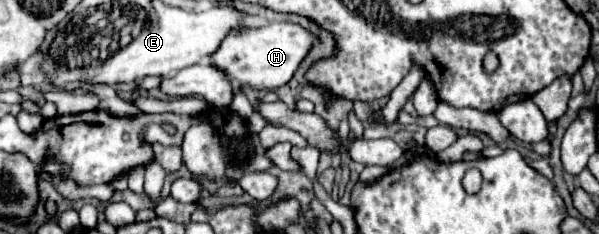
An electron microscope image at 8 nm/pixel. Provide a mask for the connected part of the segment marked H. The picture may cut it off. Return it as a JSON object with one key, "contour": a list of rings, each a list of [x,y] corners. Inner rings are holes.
{"contour":[[[272,22],[266,26],[232,30],[232,34],[228,34],[228,38],[224,38],[224,42],[220,44],[220,50],[212,54],[212,62],[244,88],[274,90],[290,82],[300,62],[306,58],[306,54],[312,50],[316,42],[318,36],[302,28],[300,24]]]}

